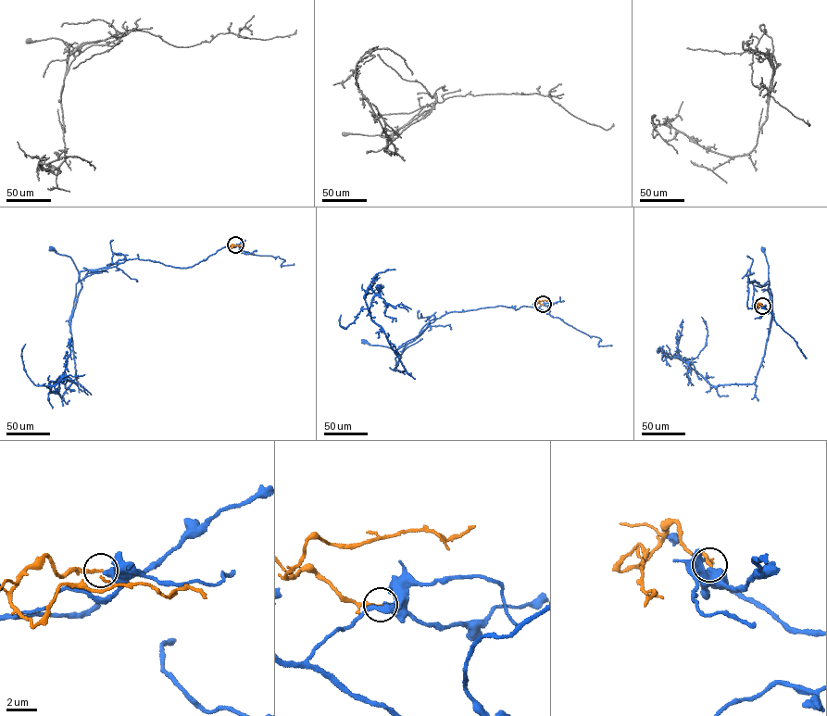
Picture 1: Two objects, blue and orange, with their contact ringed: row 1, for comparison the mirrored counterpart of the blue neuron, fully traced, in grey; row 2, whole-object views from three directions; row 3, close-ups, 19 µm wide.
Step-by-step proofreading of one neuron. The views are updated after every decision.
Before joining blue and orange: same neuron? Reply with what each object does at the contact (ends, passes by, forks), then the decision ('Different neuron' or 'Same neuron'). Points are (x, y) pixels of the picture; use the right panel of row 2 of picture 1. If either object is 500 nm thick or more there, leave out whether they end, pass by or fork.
At the ring blue ends. At the ring orange ends. Different neuron

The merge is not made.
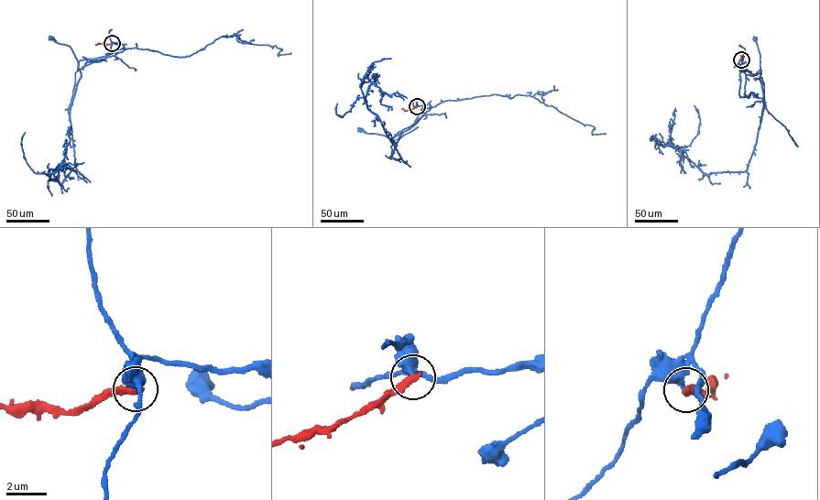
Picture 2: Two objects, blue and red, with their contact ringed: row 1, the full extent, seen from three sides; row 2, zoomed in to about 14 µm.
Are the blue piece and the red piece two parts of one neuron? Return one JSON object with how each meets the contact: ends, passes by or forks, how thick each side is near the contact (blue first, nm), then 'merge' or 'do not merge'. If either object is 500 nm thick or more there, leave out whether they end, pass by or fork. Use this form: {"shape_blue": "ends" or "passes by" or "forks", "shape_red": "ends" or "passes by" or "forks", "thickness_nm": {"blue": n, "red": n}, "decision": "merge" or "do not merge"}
{"shape_blue": "ends", "shape_red": "ends", "thickness_nm": {"blue": 460, "red": 400}, "decision": "do not merge"}

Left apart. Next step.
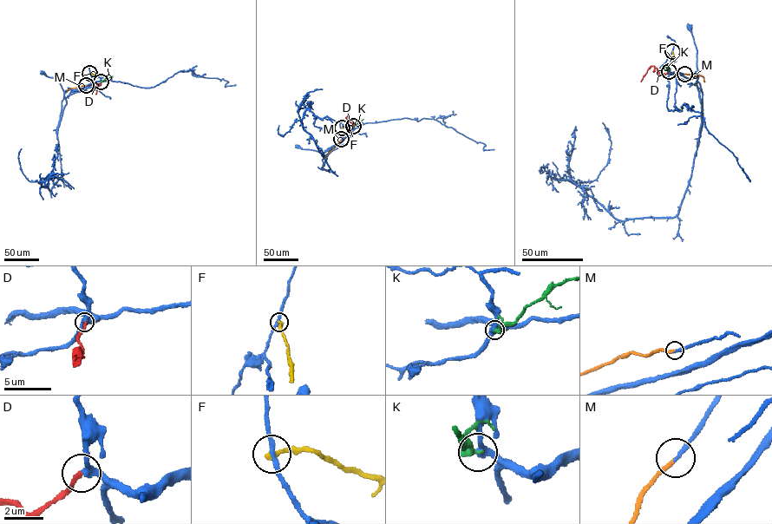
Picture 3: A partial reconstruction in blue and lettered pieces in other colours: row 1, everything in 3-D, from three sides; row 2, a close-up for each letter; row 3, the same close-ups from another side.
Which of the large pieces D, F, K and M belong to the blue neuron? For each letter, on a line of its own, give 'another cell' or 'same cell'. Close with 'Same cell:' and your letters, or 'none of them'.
D: same cell
F: another cell
K: another cell
M: same cell
Same cell: D, M

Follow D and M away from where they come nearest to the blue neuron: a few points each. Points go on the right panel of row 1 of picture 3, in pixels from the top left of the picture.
D: (669, 71), (660, 74), (651, 66), (641, 81)
M: (684, 74), (700, 75), (704, 81)

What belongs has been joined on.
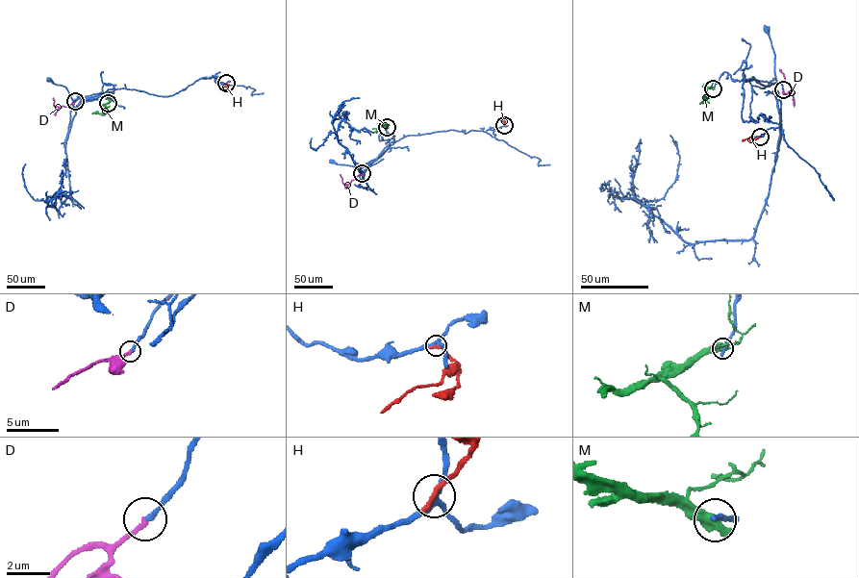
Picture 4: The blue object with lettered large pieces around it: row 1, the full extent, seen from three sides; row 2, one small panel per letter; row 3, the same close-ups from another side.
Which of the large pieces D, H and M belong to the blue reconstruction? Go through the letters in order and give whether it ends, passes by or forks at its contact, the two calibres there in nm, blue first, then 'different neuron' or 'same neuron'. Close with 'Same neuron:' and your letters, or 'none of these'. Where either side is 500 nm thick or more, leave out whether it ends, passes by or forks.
D: it ends; calibres 240 and 200 nm; same neuron
H: it ends; calibres 220 and 280 nm; different neuron
M: calibres 300 and 650 nm; different neuron
Same neuron: D

